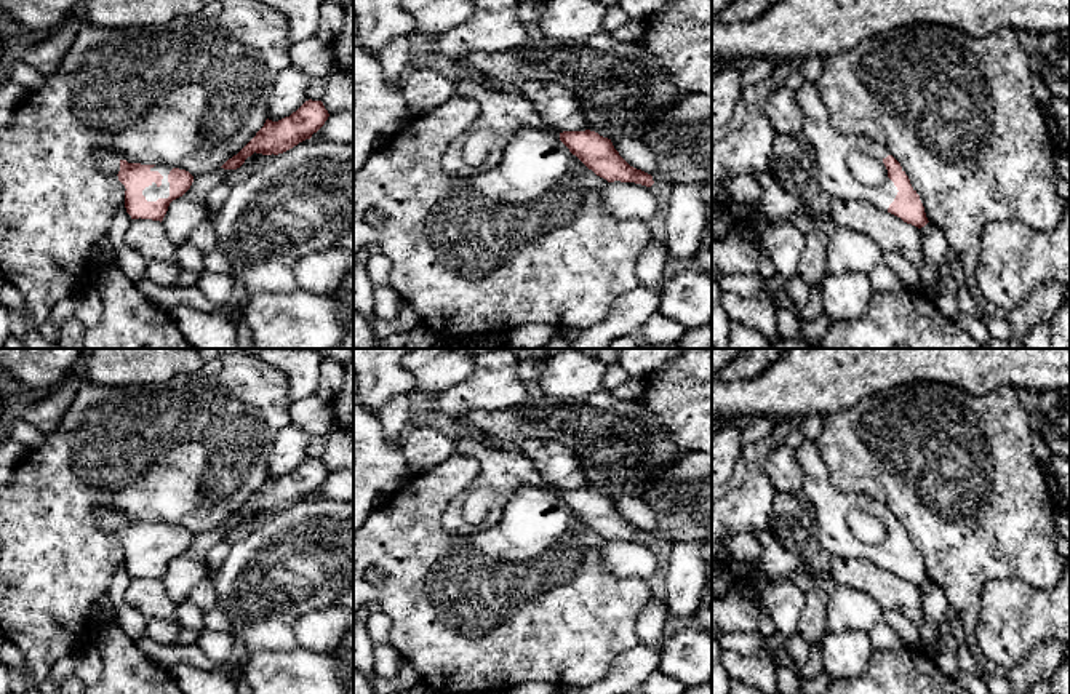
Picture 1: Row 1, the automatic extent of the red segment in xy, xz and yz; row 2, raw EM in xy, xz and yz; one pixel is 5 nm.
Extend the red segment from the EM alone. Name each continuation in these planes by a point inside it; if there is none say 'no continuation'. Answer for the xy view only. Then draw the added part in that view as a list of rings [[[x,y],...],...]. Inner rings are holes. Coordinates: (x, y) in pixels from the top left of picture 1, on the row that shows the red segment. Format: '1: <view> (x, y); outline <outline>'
1: xy (106, 160); outline [[[94,149],[91,154],[94,165],[107,173],[107,174],[118,174],[120,162],[125,158],[120,152],[107,150],[107,149]]]
2: xy (152, 192); outline [[[154,166],[150,171],[158,171],[163,179],[162,185],[158,187],[155,182],[152,182],[149,187],[142,190],[142,195],[147,201],[157,201],[158,198],[168,198],[170,197],[170,182],[168,174],[173,168],[171,166]]]

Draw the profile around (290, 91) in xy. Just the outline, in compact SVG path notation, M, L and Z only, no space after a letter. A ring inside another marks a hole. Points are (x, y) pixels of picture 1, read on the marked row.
M294 66L283 69L272 88L267 118L278 122L285 117L289 117L305 101L309 101L307 86L310 80L312 78L307 74L301 72Z

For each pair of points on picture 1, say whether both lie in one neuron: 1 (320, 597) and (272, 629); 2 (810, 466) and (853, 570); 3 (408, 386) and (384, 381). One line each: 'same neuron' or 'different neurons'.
1: same neuron
2: different neurons
3: same neuron

